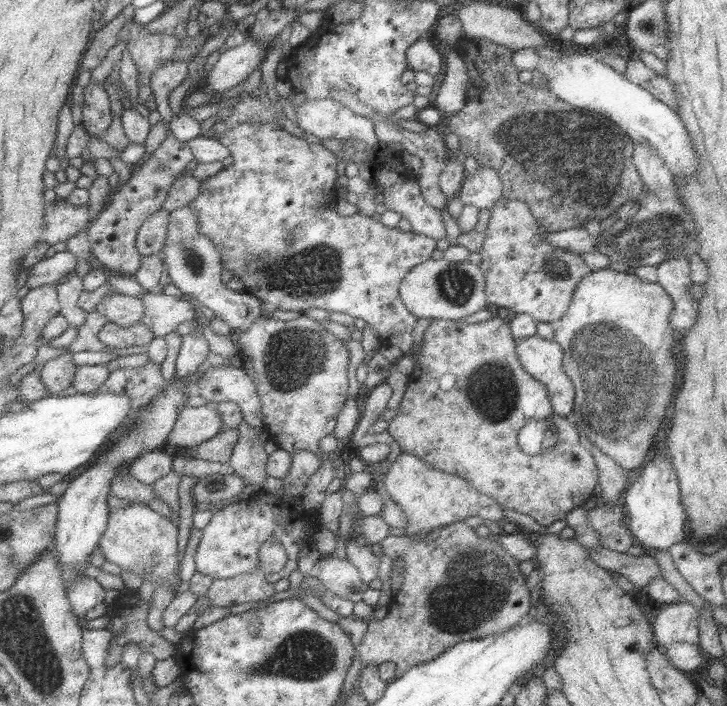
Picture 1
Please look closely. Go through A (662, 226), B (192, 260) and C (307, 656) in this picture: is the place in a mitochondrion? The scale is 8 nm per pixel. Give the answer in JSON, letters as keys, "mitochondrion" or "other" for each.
{"A":"mitochondrion","B":"mitochondrion","C":"mitochondrion"}

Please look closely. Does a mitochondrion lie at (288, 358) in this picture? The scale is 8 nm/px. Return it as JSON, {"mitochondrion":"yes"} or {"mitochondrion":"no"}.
{"mitochondrion":"yes"}

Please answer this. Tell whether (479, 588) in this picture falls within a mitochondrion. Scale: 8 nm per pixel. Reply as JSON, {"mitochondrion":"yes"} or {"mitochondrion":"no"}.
{"mitochondrion":"yes"}

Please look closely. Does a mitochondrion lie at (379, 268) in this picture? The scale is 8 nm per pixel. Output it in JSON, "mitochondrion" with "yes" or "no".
{"mitochondrion":"no"}

